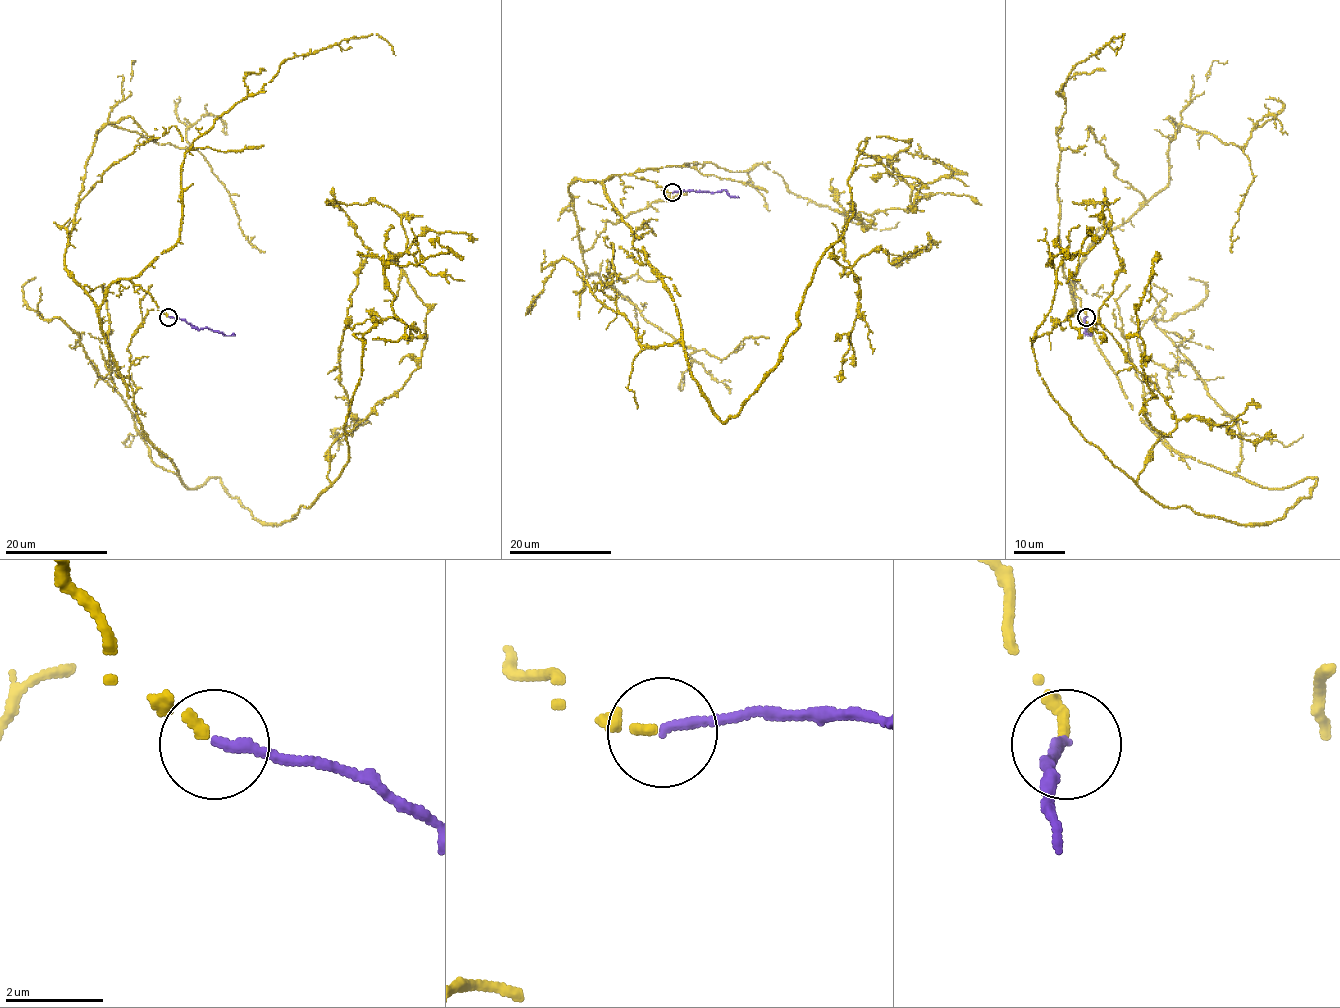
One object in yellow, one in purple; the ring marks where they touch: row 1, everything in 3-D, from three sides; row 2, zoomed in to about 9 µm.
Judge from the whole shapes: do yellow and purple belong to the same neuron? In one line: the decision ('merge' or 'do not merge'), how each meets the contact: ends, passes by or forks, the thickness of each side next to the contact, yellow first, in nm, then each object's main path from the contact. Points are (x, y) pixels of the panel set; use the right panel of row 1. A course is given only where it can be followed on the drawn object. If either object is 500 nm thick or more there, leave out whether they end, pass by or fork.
merge; yellow ends there; purple ends there; 200 nm thick on the yellow side, 220 nm on the other; yellow runs (1086, 316), (1068, 279), (1174, 450), (1311, 493), (1137, 484), (1176, 417), (1098, 316), (1105, 201), (1031, 338); purple runs (1086, 316), (1084, 332), (1091, 334)

